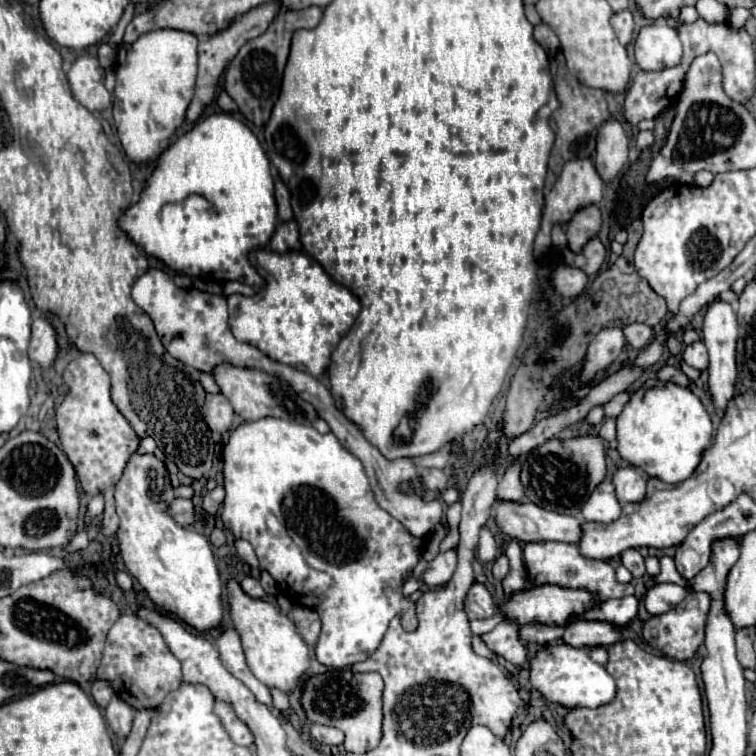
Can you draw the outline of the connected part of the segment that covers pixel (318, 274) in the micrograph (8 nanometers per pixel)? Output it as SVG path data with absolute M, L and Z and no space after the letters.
M256 248L248 254L248 260L266 284L252 298L240 294L226 298L232 334L236 340L260 348L276 362L294 364L294 368L316 378L324 376L332 350L352 328L360 312L356 296L334 282L324 268L302 250L276 254L270 248Z

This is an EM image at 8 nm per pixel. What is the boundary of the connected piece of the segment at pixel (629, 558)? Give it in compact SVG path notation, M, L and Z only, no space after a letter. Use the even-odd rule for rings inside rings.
M626 550L626 552L622 552L620 558L622 558L622 564L630 570L630 574L634 578L642 578L646 574L644 558L642 558L642 554L638 550Z

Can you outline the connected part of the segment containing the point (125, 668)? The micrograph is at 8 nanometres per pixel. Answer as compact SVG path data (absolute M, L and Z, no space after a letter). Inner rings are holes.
M134 614L120 616L118 622L110 628L102 652L102 664L96 670L94 678L110 680L118 696L122 696L134 708L156 708L168 692L176 690L182 684L180 662L168 650L160 630Z

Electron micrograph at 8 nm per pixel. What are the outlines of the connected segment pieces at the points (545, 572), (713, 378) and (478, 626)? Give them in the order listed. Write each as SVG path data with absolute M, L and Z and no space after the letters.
M532 542L524 546L524 564L528 570L528 578L532 586L544 586L544 584L556 584L562 588L582 588L592 592L600 602L622 598L628 594L634 594L632 584L620 584L614 578L614 568L608 562L584 558L580 560L580 550L574 544L562 544L562 542Z
M714 298L708 304L706 316L704 316L704 326L702 326L702 342L706 344L708 356L710 356L710 368L708 368L708 384L712 392L712 400L716 408L726 408L728 400L732 398L734 392L734 382L736 382L736 338L738 338L738 320L736 320L736 310L728 304L722 302L720 298Z
M497 611L496 614L490 619L471 621L470 627L473 634L481 635L490 632L494 629L495 625L504 621L505 619L505 615L502 612Z

